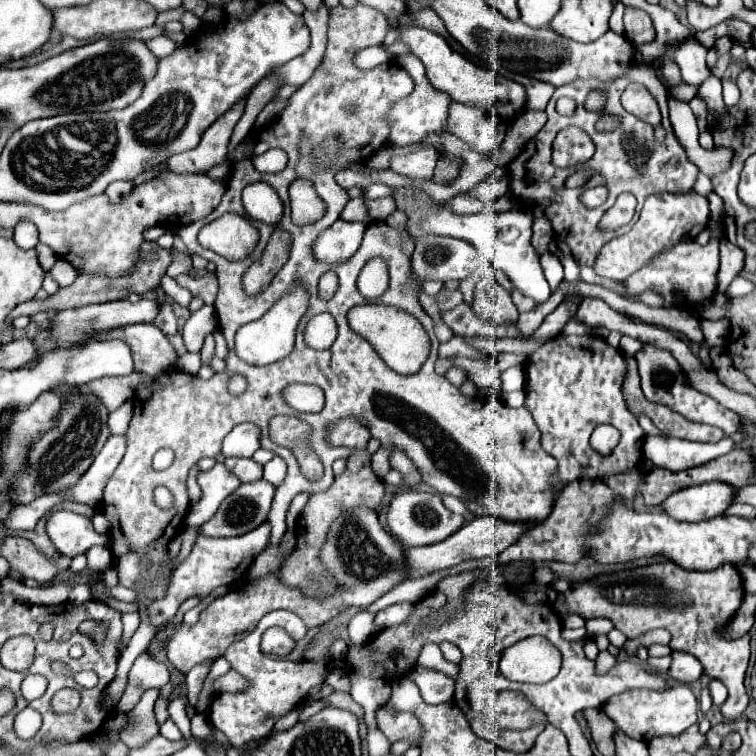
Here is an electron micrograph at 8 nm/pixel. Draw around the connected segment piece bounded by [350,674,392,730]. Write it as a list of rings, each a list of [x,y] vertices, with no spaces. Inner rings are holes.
[[[358,674],[350,676],[350,694],[352,698],[364,708],[364,721],[368,730],[376,728],[374,712],[378,706],[386,704],[390,700],[390,682],[380,678],[364,678]]]

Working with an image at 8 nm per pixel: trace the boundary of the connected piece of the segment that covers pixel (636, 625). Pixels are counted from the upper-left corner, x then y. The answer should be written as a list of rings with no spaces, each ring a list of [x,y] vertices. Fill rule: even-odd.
[[[664,560],[658,564],[662,568],[660,576],[646,576],[634,572],[614,572],[602,574],[592,580],[576,582],[562,596],[564,600],[554,602],[554,608],[560,616],[578,614],[582,618],[608,618],[614,628],[620,630],[626,638],[638,638],[654,628],[666,628],[672,634],[670,648],[678,652],[692,654],[704,666],[704,674],[714,680],[720,680],[730,696],[722,708],[724,718],[738,718],[744,714],[750,698],[744,688],[744,672],[750,658],[750,636],[724,638],[722,628],[738,612],[744,588],[742,576],[736,566],[718,566],[718,570],[698,572],[684,570],[678,564]]]

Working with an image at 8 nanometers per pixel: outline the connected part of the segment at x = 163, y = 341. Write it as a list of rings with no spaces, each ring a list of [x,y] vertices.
[[[154,324],[120,326],[94,336],[94,340],[112,340],[112,338],[126,340],[134,350],[138,370],[146,372],[152,378],[176,368],[178,354],[174,346],[168,342],[168,338],[162,334],[162,330],[158,330]]]

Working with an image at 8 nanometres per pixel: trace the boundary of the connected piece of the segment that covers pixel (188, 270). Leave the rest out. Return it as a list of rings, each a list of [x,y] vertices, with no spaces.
[[[174,252],[174,262],[168,266],[166,274],[172,276],[172,278],[176,278],[178,274],[192,274],[192,276],[198,276],[200,274],[202,276],[202,272],[194,270],[194,266],[190,264],[188,254],[182,254],[182,252]]]

